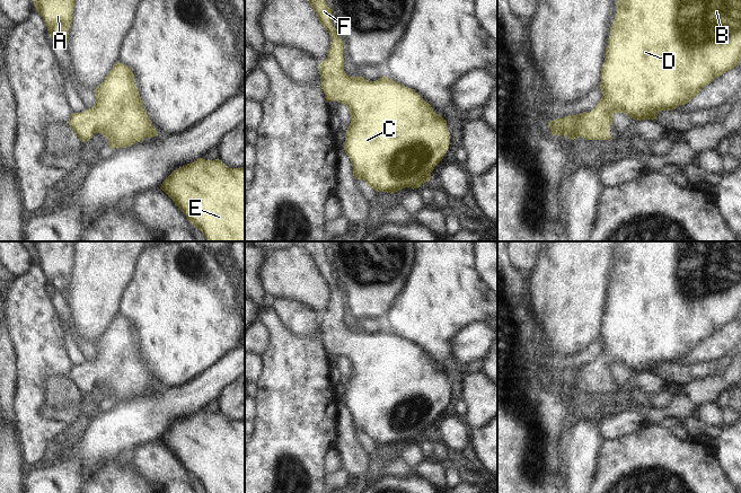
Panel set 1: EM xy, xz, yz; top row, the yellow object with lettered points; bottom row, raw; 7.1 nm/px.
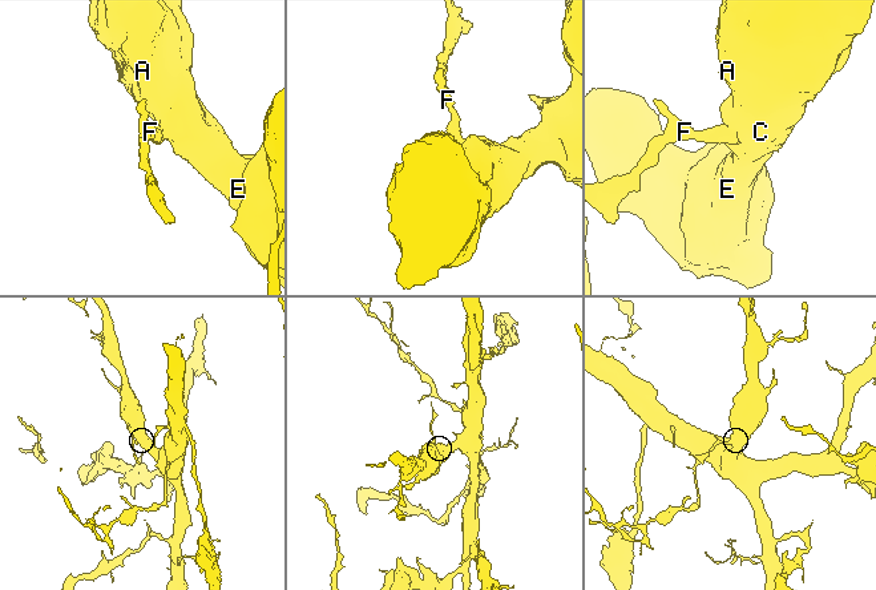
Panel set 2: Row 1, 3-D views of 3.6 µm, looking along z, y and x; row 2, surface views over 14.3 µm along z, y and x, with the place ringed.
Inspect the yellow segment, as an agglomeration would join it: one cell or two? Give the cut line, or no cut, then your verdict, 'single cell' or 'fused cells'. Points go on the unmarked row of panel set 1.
no cut; single cell

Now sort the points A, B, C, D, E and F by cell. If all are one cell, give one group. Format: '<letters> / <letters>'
A B C D E F

